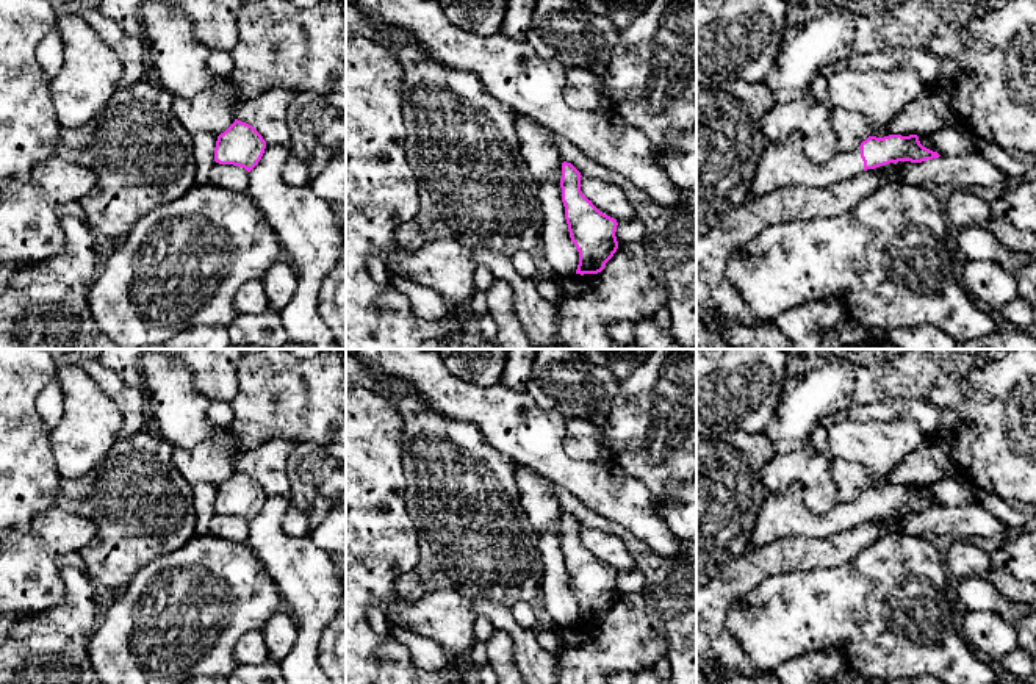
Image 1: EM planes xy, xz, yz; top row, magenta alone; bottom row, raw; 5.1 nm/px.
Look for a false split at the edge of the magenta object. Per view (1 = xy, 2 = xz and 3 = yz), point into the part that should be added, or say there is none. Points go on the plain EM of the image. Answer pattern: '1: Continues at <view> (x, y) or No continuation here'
1: No continuation here
2: No continuation here
3: Continues at yz (783, 514)

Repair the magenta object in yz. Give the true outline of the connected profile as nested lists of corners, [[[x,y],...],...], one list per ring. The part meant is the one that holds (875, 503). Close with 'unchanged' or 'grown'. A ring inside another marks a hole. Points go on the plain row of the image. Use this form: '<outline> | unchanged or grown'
[[[790,484],[765,496],[750,548],[761,548],[787,537],[828,538],[862,521],[889,513],[922,513],[939,507],[937,502],[923,498],[917,485],[889,485],[869,487],[854,501],[840,502],[826,515],[814,515],[803,502],[801,485]]] | grown

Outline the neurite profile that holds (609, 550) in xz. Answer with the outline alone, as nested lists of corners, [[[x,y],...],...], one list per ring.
[[[582,526],[581,542],[601,563],[613,568],[617,573],[637,570],[635,560],[620,537]]]

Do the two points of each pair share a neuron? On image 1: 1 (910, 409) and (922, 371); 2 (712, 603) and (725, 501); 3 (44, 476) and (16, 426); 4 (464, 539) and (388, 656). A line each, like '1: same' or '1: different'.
1: different
2: different
3: same
4: different

